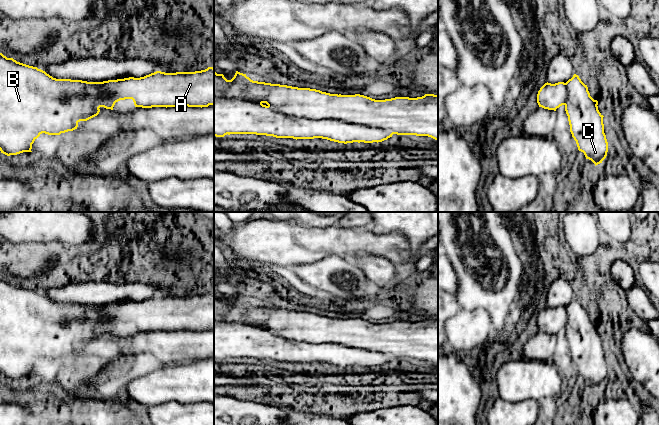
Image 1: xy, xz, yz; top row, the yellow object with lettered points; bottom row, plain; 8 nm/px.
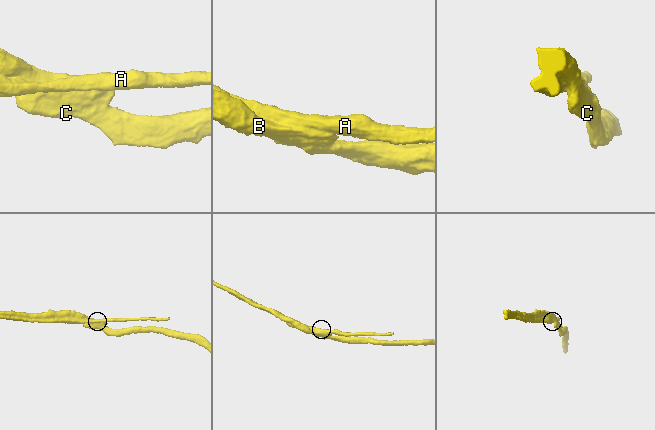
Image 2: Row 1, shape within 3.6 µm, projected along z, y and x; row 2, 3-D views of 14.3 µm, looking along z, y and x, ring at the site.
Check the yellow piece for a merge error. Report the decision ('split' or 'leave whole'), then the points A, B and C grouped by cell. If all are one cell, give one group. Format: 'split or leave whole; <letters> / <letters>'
split; A / B C

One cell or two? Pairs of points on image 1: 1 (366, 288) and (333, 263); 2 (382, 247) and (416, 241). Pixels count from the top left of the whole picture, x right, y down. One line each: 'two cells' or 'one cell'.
1: one cell
2: two cells

